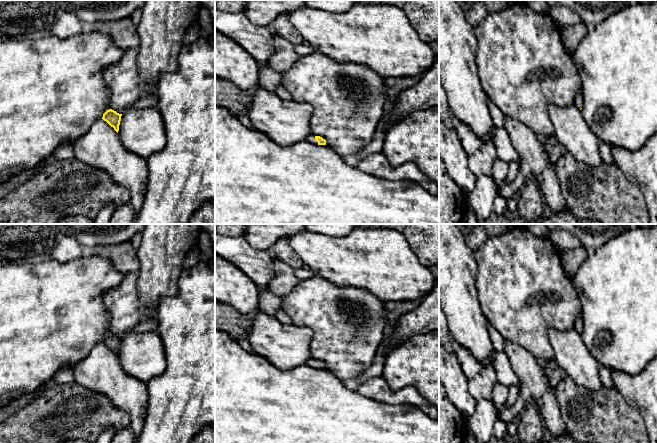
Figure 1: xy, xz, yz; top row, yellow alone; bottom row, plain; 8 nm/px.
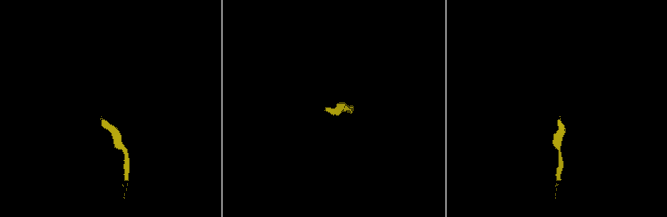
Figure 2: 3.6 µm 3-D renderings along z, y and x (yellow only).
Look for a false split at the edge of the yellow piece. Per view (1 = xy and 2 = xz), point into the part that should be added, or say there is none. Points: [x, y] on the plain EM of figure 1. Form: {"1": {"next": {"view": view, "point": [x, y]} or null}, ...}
{"1": {"next": null}, "2": {"next": {"view": "xz", "point": [311, 363]}}}

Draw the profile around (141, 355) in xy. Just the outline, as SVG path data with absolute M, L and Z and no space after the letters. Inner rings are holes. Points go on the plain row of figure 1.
M157 331L130 332L121 340L119 362L133 378L147 383L166 368L166 356Z

